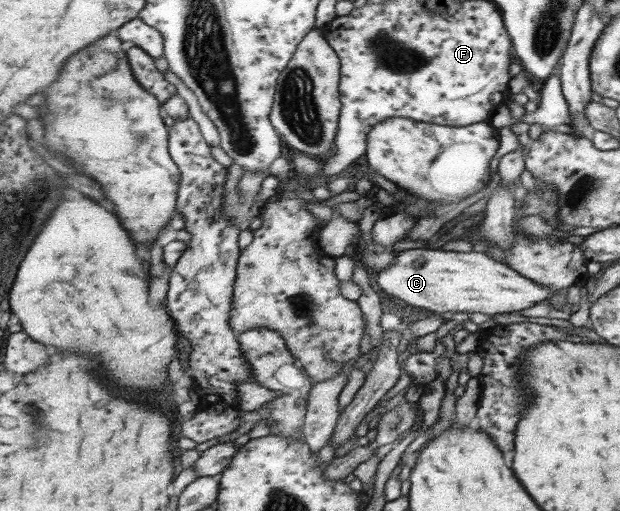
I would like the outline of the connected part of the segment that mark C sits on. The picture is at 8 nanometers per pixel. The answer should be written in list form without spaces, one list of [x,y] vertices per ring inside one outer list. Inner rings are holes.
[[[413,248],[413,250],[397,251],[397,262],[391,268],[385,268],[383,272],[377,275],[376,283],[387,295],[393,295],[394,300],[434,313],[461,313],[461,312],[481,312],[489,315],[499,313],[518,313],[519,310],[525,310],[546,302],[550,308],[549,299],[554,290],[548,286],[543,286],[519,271],[514,270],[507,263],[499,262],[491,258],[489,254],[483,252],[447,252],[447,250],[430,250],[424,248]]]

